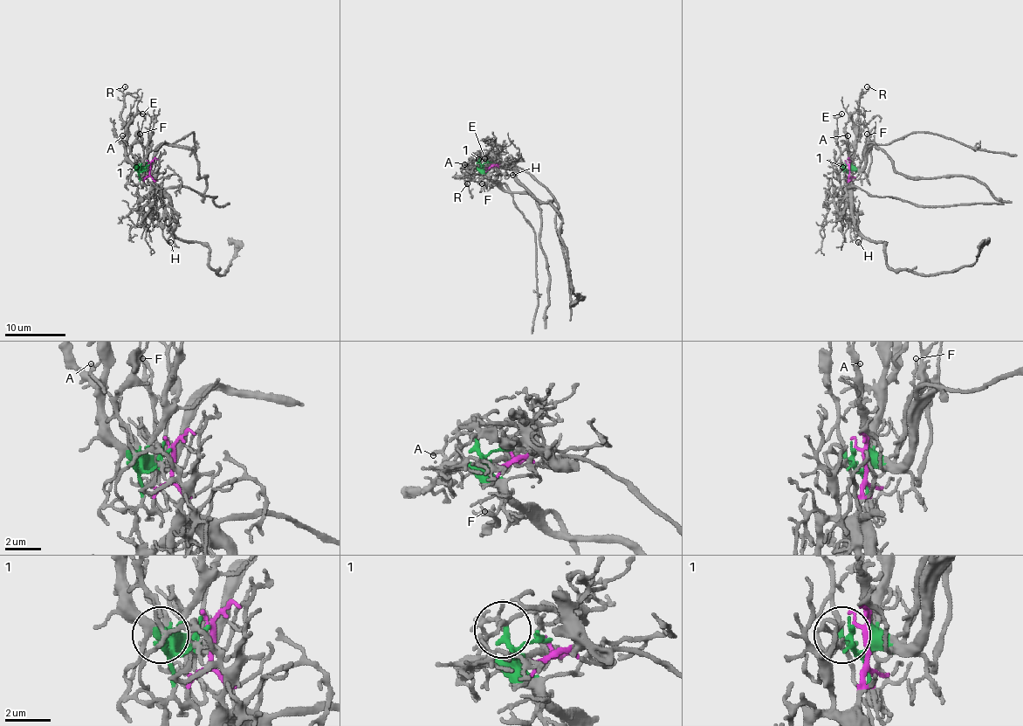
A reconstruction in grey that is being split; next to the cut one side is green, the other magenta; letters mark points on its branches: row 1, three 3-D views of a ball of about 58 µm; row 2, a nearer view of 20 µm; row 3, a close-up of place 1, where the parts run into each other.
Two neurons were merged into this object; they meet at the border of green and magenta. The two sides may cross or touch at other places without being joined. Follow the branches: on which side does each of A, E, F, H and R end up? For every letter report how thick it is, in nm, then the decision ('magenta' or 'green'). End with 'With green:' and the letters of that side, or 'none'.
A: calibre 160 nm; green
E: calibre 110 nm; green
F: calibre 130 nm; green
H: calibre 120 nm; magenta
R: calibre 110 nm; green
With green: A, E, F, R

